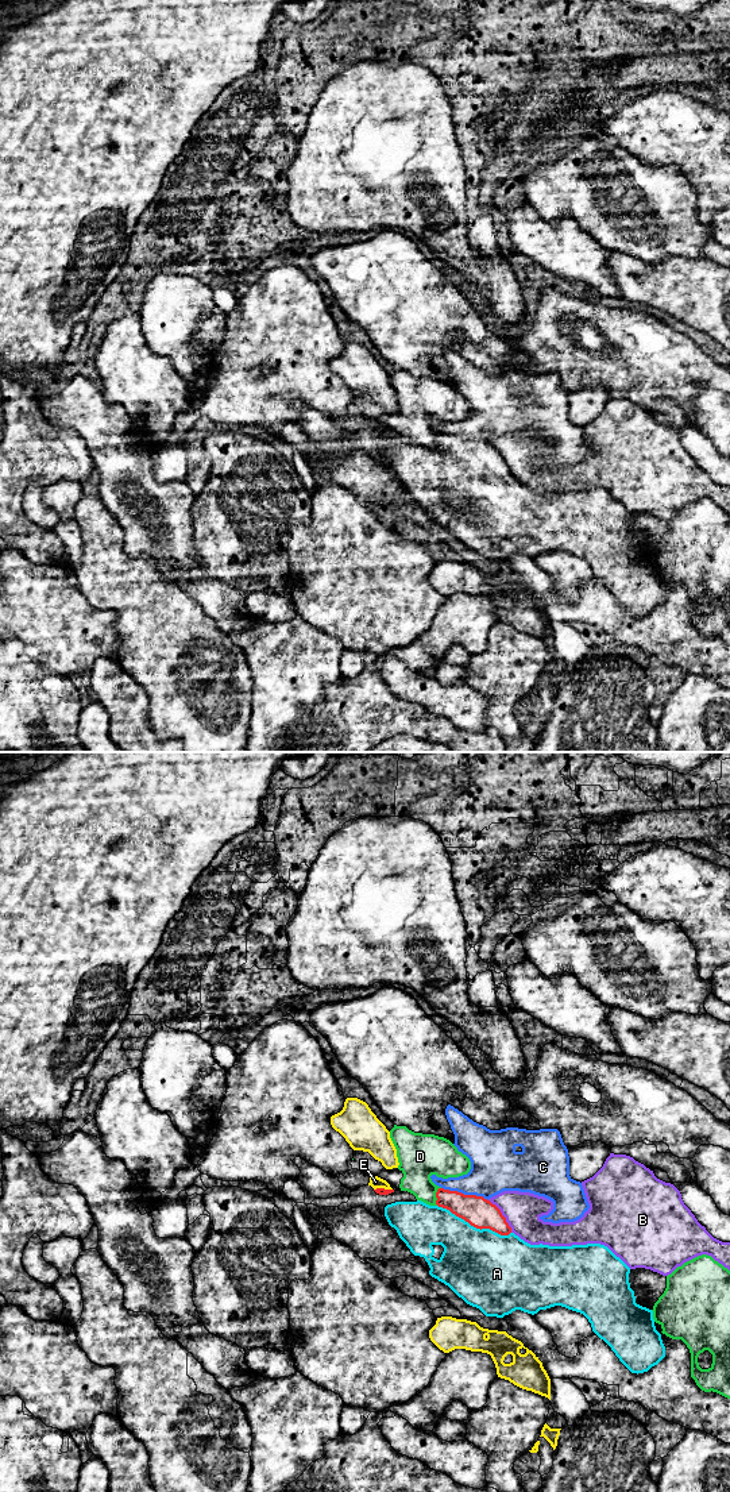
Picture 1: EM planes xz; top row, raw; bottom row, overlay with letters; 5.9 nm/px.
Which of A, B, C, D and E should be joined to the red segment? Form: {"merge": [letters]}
{"merge": ["A"]}

